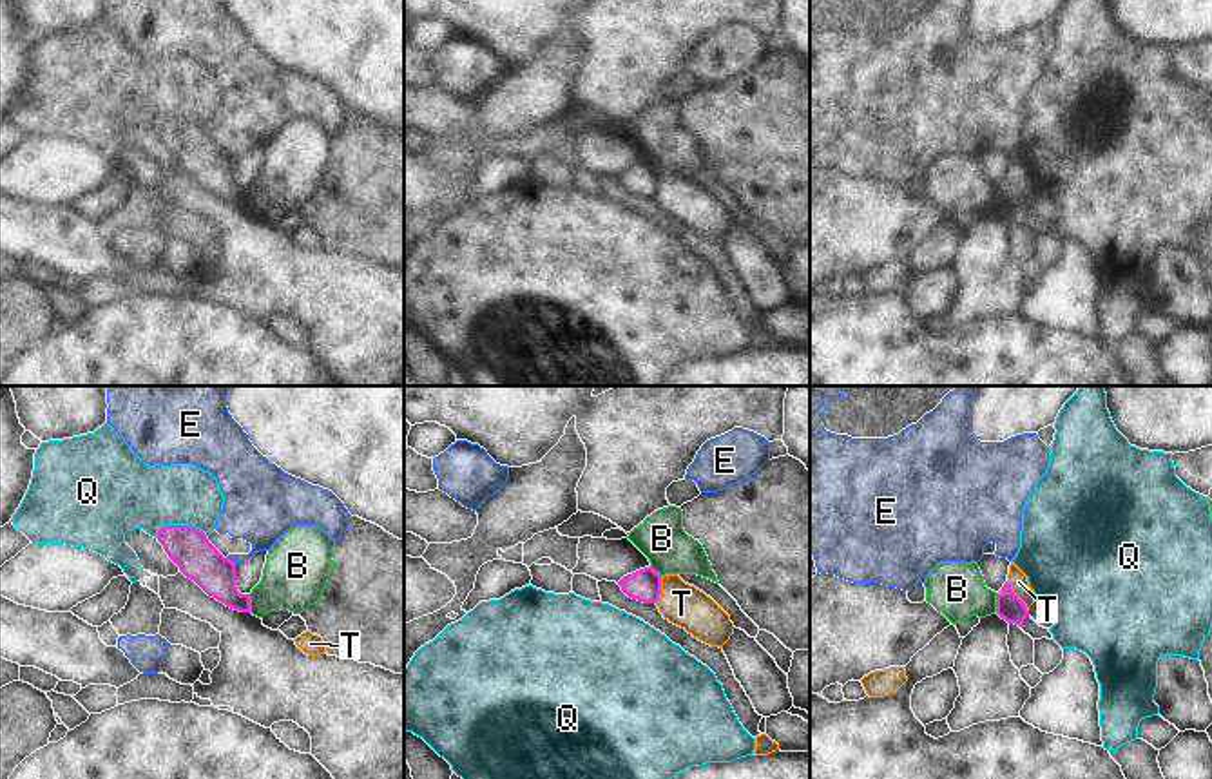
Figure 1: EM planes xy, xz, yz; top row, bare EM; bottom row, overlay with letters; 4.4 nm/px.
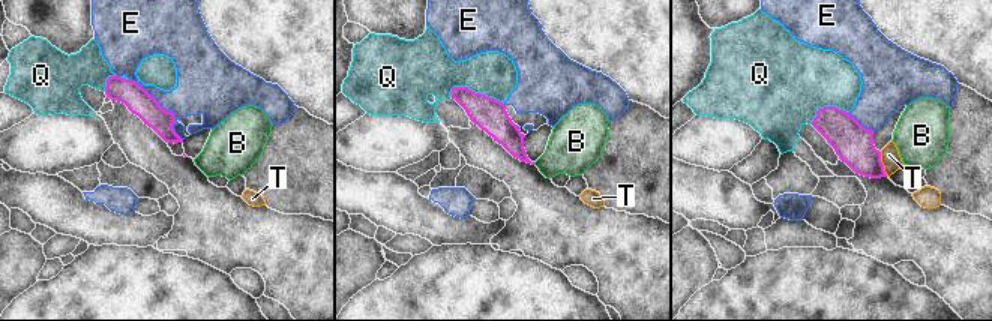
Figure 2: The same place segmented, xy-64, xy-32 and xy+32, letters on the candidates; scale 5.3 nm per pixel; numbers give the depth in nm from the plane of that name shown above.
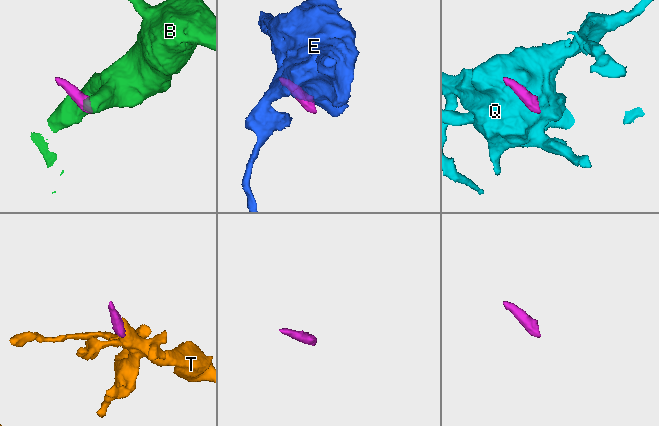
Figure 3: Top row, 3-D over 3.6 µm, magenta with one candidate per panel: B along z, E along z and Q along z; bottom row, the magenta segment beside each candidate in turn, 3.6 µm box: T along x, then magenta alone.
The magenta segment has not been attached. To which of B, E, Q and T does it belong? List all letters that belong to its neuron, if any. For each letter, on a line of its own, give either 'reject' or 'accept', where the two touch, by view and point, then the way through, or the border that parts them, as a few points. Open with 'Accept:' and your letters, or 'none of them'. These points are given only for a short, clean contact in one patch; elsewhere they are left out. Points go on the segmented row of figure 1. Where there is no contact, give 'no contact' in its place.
Accept: none of them
B: reject; meets magenta in yz at (997, 602); border along yz (997, 593), (995, 611)
E: reject; meets magenta in xy at (230, 560)
Q: reject; meets magenta in xy at (178, 526)
T: reject; meets magenta in xz at (660, 591); border along xz (662, 577), (662, 593), (656, 604)

